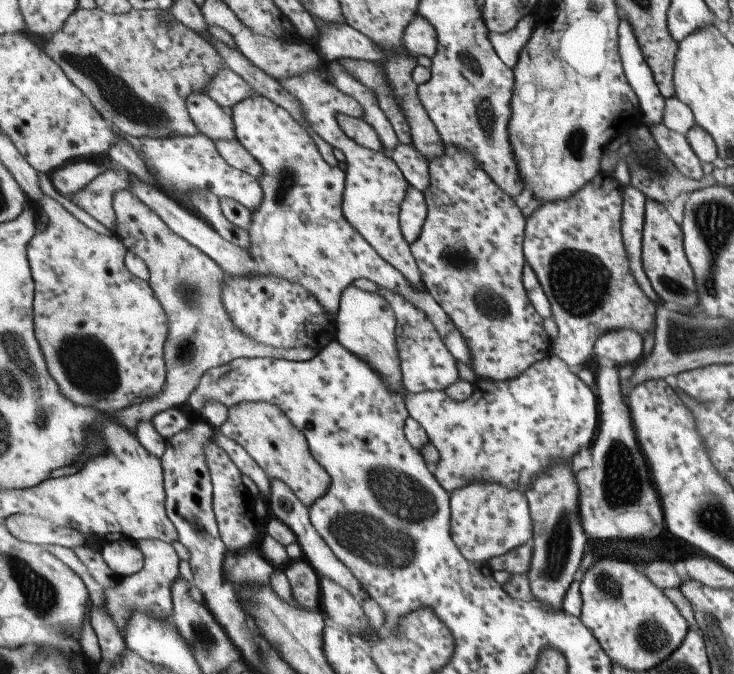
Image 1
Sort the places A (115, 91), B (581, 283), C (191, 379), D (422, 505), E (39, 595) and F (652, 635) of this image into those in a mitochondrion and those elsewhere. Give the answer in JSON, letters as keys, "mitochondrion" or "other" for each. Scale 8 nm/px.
{"A":"mitochondrion","B":"mitochondrion","C":"other","D":"mitochondrion","E":"mitochondrion","F":"mitochondrion"}

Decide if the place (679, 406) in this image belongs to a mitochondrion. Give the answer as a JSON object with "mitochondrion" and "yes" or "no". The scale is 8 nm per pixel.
{"mitochondrion":"no"}

